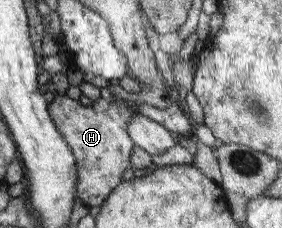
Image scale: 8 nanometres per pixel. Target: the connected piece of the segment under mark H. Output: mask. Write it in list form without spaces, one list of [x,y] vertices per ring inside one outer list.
[[[55,94],[48,105],[47,113],[74,159],[76,197],[88,208],[103,205],[107,195],[121,183],[121,173],[130,167],[134,143],[127,133],[127,124],[138,113],[136,106],[112,96],[111,102],[99,97],[88,107],[65,94]]]

